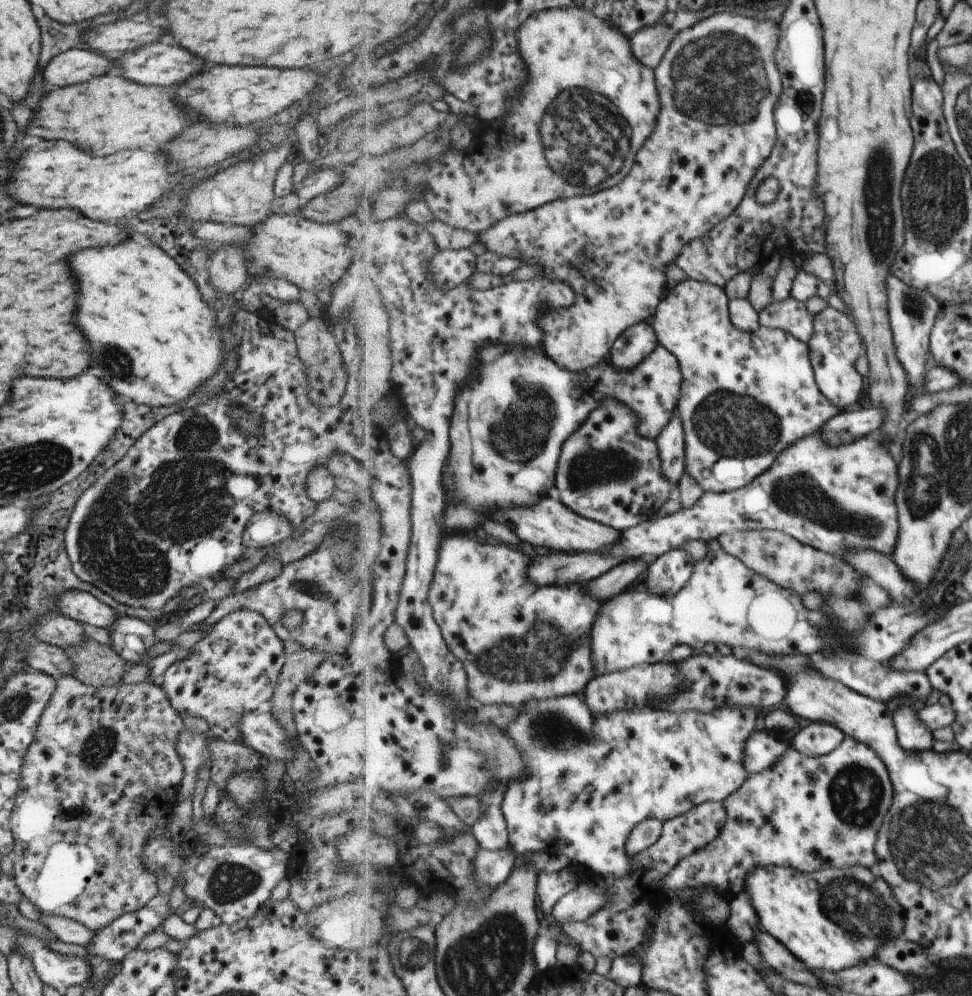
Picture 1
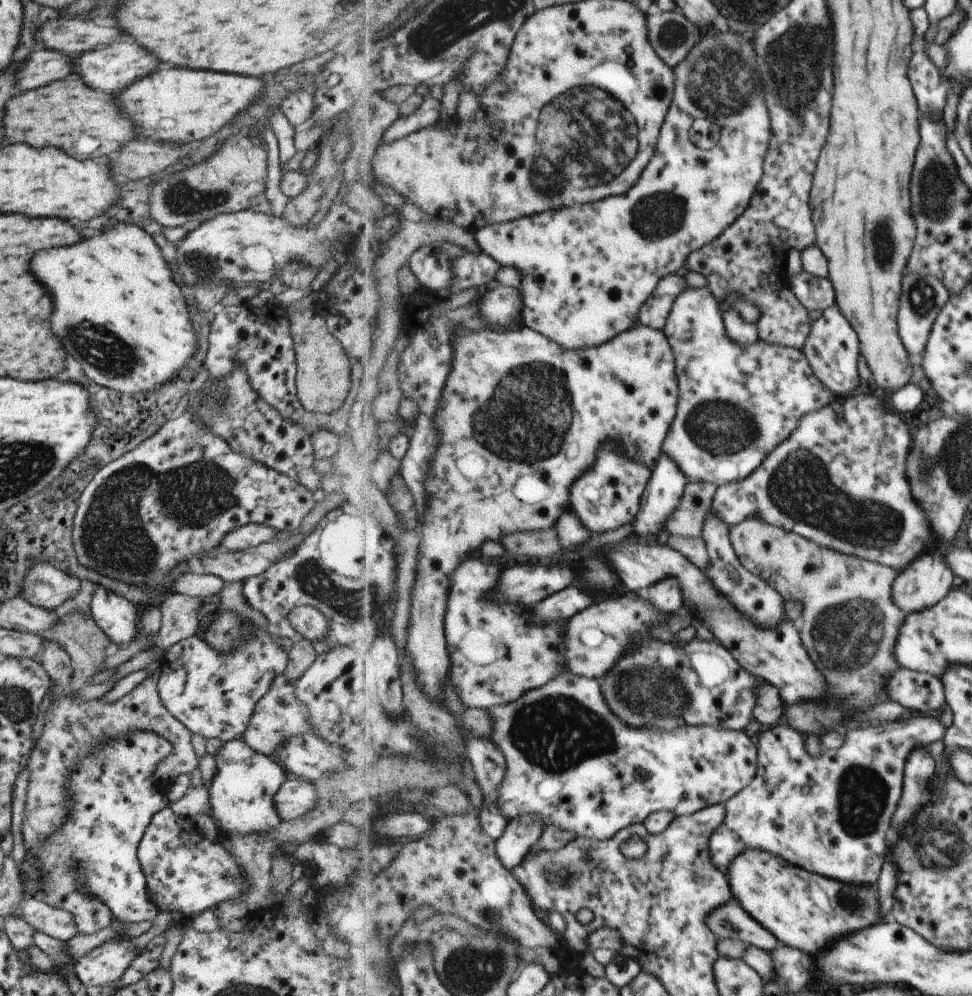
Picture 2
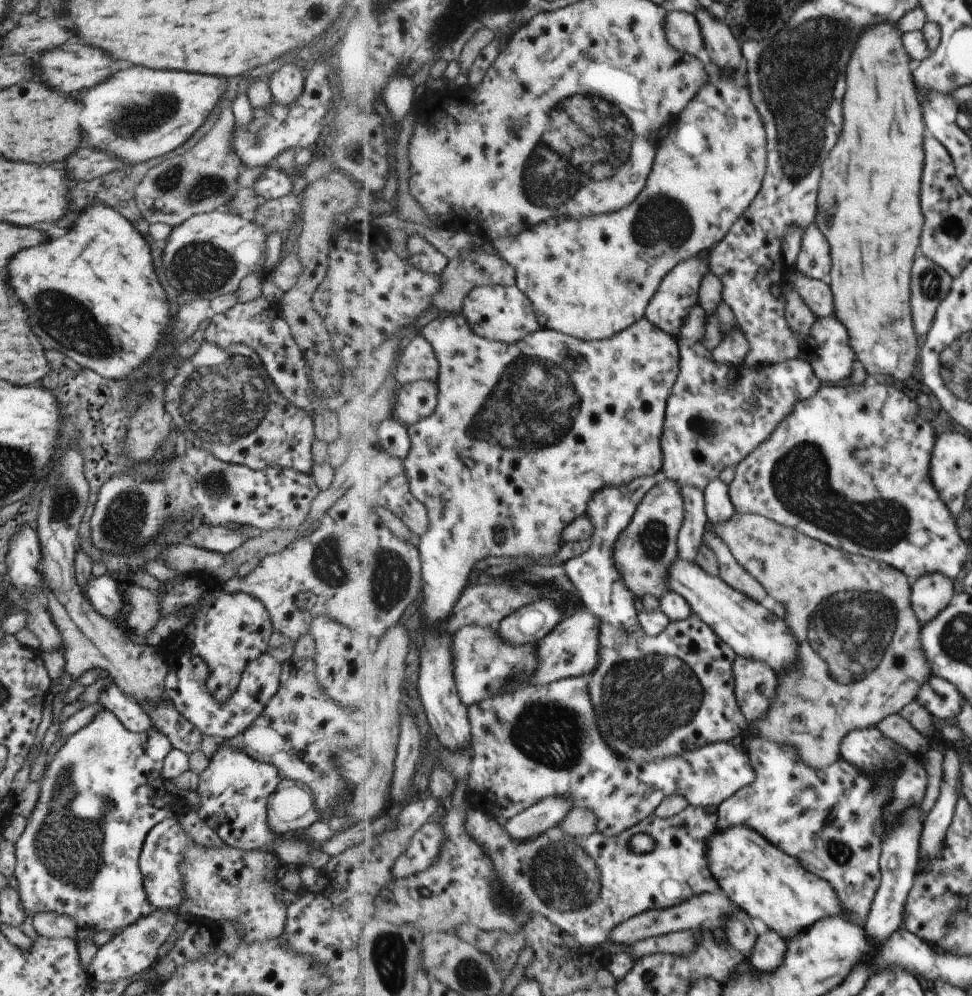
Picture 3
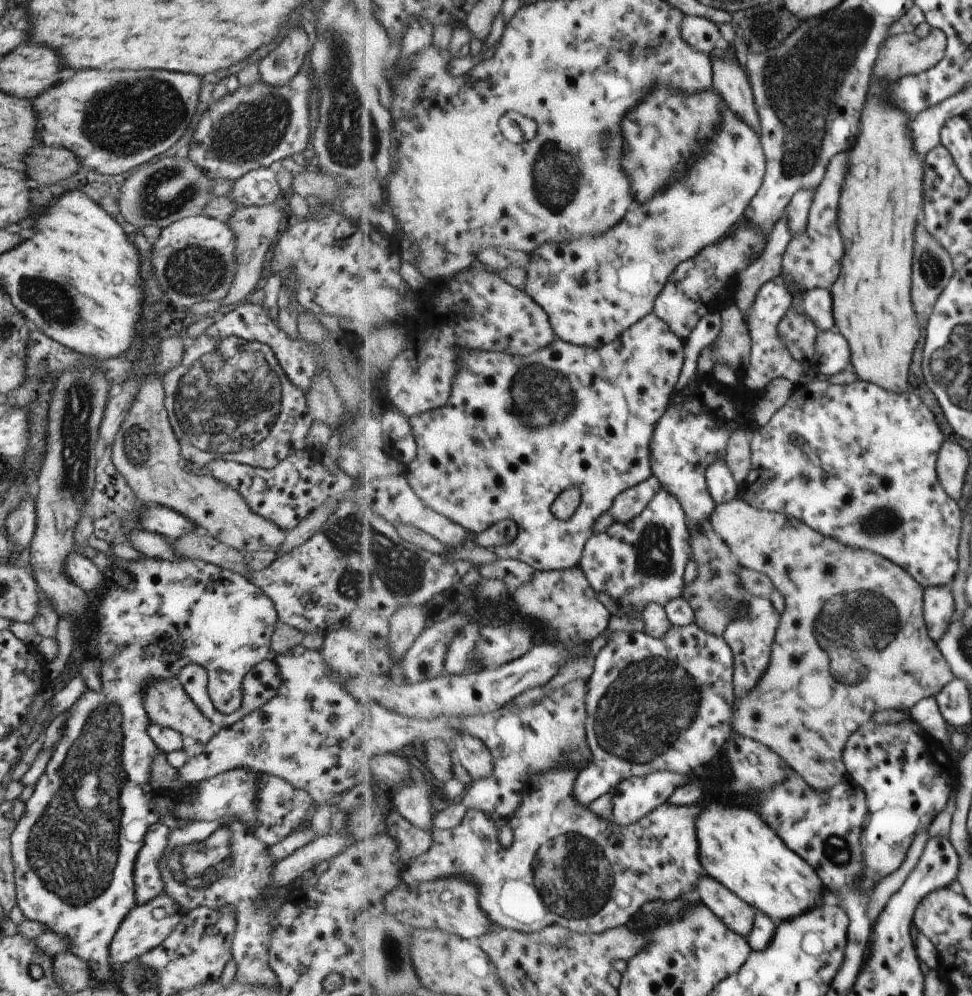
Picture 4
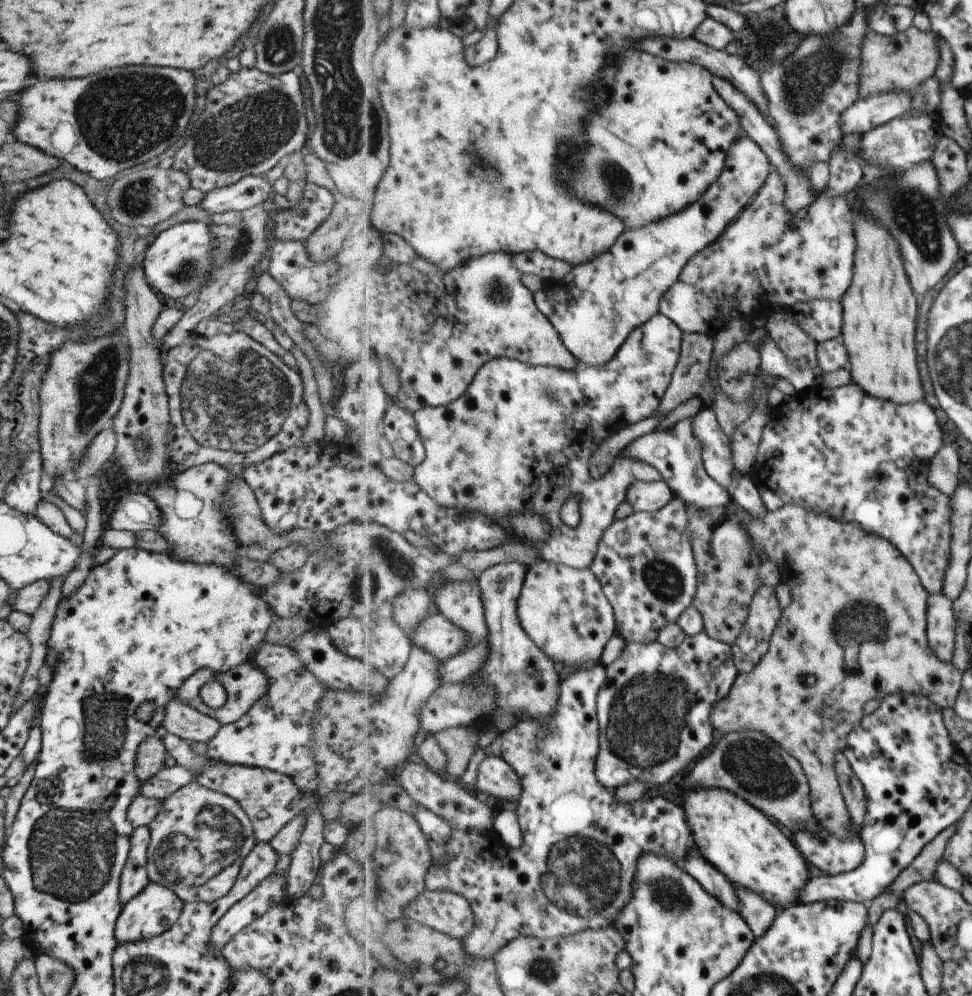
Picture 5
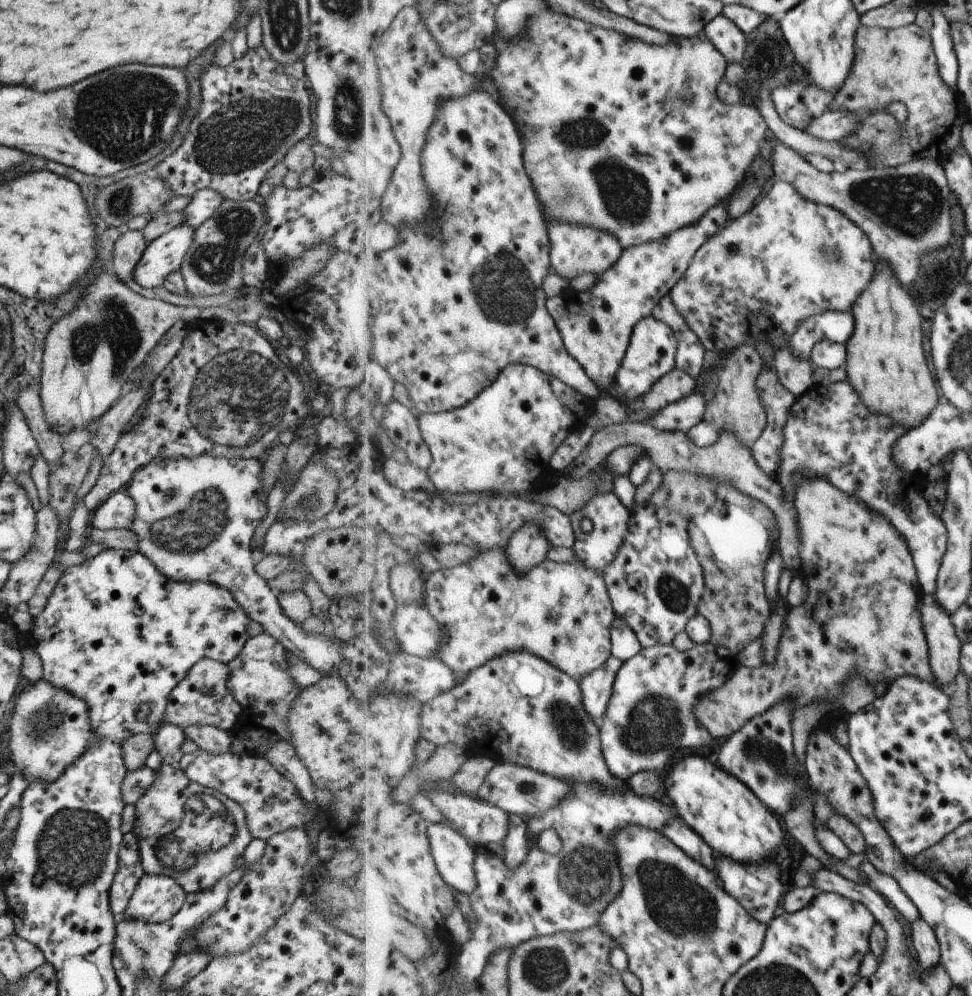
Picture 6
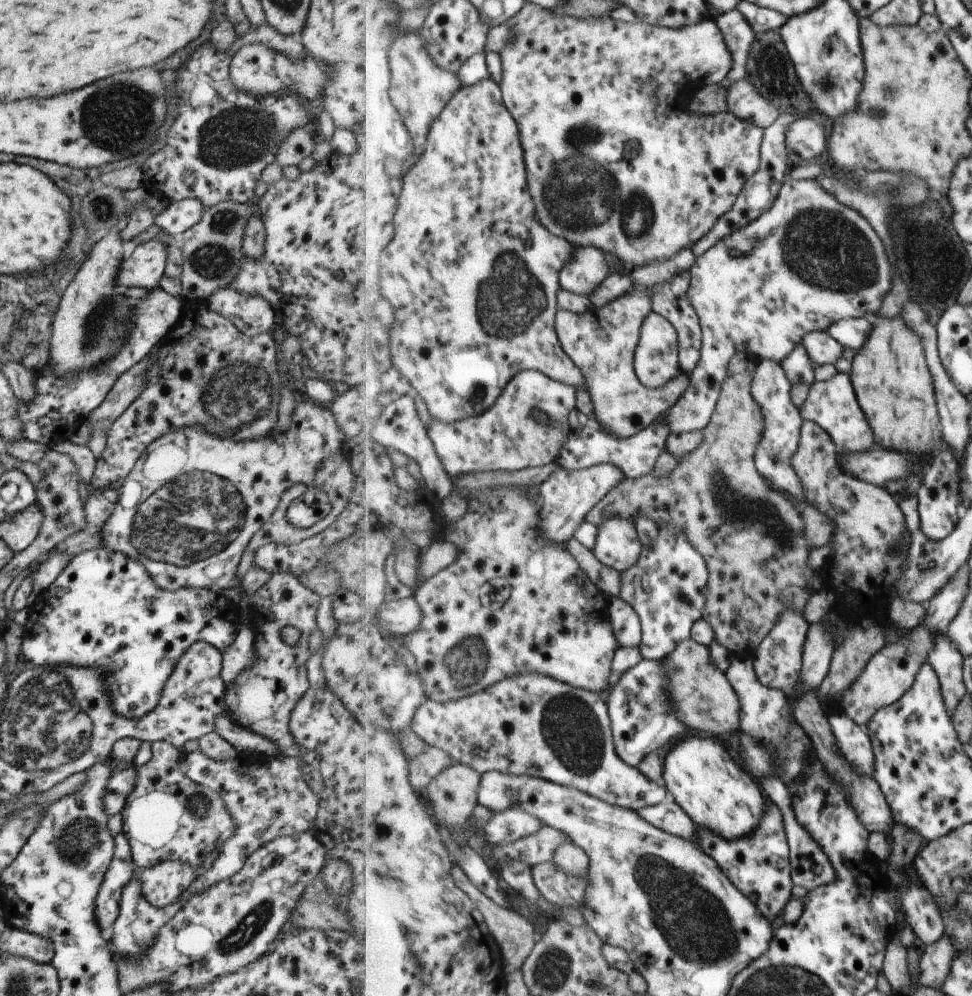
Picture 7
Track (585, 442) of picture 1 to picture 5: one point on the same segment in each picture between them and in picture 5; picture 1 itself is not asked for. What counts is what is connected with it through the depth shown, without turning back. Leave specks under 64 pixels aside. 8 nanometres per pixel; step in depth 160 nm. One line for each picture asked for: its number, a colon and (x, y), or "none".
2: (609, 495)
3: (655, 697)
4: (666, 704)
5: (655, 710)

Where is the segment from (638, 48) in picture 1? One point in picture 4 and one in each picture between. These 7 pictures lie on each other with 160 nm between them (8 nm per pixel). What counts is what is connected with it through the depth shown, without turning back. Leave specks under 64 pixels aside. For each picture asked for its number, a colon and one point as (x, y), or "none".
2: (674, 36)
3: (685, 32)
4: (702, 33)

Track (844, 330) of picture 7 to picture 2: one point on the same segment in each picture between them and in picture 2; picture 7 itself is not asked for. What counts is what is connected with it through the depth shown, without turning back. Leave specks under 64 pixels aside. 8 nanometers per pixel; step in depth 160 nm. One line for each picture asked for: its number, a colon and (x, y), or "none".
2: (815, 293)
3: (816, 293)
4: (817, 305)
5: (822, 319)
6: (837, 326)

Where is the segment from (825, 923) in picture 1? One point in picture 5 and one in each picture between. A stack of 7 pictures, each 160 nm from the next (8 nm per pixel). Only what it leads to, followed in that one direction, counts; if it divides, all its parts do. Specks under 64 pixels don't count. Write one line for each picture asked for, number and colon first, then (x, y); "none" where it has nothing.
2: (802, 909)
3: (758, 877)
4: (737, 847)
5: (747, 847)

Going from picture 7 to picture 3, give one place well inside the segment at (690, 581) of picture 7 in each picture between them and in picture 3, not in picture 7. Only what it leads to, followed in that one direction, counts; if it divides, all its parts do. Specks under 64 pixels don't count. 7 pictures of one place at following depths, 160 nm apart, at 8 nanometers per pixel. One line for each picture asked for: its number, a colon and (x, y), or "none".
3: (643, 554)
4: (643, 561)
5: (646, 565)
6: (656, 584)

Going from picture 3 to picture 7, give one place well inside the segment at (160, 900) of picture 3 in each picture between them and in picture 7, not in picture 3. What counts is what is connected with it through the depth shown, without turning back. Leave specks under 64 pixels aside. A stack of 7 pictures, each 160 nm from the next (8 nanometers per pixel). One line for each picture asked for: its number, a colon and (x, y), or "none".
4: (147, 882)
5: (133, 878)
6: (129, 871)
7: (121, 869)

